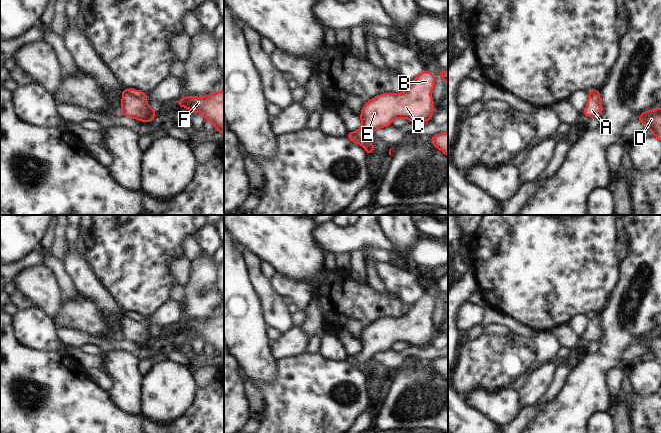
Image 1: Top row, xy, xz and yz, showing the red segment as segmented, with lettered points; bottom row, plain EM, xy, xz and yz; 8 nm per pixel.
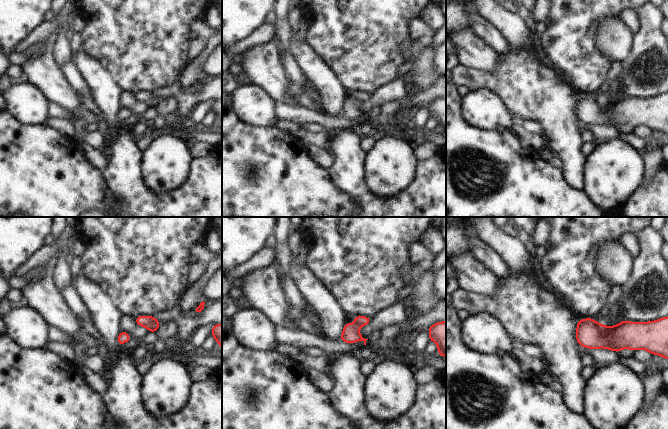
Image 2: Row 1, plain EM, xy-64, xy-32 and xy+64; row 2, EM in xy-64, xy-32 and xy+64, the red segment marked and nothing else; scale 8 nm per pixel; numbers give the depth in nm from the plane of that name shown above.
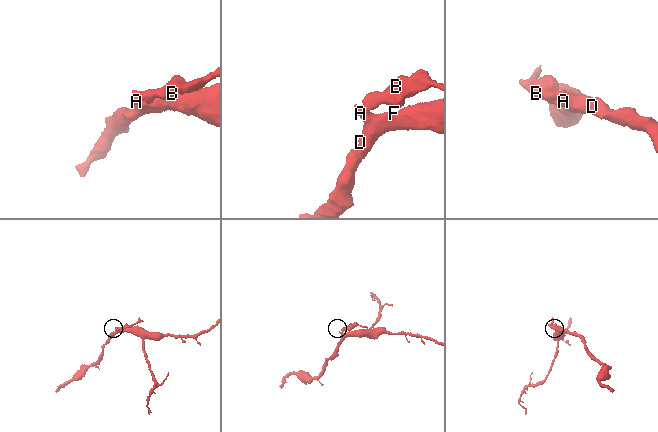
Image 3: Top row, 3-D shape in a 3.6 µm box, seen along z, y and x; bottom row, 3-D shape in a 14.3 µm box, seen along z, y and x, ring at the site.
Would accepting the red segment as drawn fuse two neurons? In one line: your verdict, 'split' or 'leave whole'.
split

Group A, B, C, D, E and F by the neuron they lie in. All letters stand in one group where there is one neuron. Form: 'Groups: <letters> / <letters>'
Groups: A D F / B C E

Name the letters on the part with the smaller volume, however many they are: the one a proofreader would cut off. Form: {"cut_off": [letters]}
{"cut_off": ["B", "C", "E"]}

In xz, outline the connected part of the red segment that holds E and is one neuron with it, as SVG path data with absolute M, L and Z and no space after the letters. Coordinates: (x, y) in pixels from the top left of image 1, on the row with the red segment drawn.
M424 70L404 92L384 93L369 100L360 114L362 126L355 132L357 138L368 138L375 130L389 126L395 118L406 118L418 124L431 120L435 102L430 95L435 76Z

